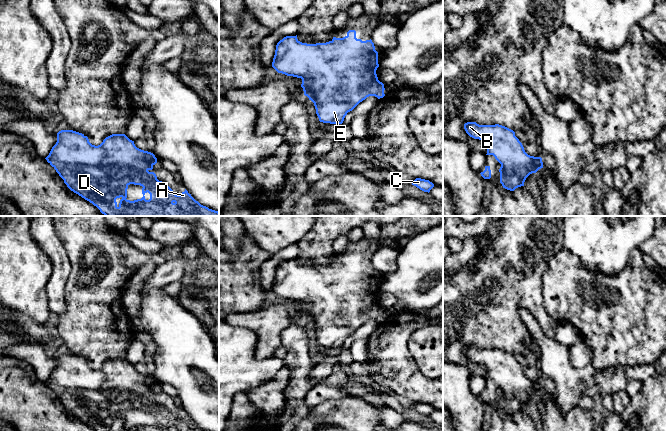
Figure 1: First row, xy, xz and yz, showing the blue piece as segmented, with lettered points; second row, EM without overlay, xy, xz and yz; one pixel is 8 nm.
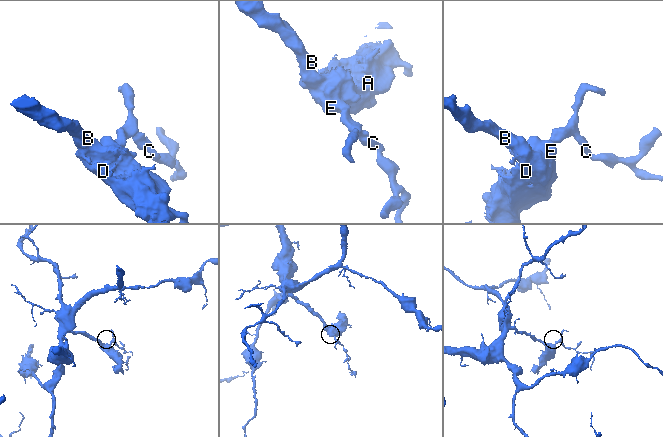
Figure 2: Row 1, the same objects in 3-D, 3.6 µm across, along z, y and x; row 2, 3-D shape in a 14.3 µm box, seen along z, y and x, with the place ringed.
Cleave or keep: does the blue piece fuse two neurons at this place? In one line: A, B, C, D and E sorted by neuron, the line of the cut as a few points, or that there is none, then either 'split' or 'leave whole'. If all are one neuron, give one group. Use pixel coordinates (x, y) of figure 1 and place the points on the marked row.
A B C D E; no cut; leave whole

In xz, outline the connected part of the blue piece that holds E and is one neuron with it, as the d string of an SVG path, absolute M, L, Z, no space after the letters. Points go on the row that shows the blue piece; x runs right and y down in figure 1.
M349 30L343 38L326 43L302 43L296 36L286 36L276 45L272 67L287 76L302 79L304 95L314 103L320 122L342 124L348 112L369 96L383 98L384 84L378 80L376 70L378 52L372 40L356 38L356 31Z

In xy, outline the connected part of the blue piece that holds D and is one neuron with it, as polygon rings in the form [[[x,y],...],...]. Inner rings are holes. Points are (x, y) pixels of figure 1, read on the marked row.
[[[61,130],[45,159],[71,191],[92,203],[105,216],[219,216],[218,211],[201,205],[186,189],[176,195],[169,186],[159,181],[151,171],[157,163],[155,155],[137,148],[125,134],[112,134],[95,146],[82,133]],[[130,184],[143,187],[141,199],[126,199]]]

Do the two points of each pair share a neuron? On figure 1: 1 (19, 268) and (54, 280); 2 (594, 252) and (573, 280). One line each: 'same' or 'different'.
1: different
2: different

